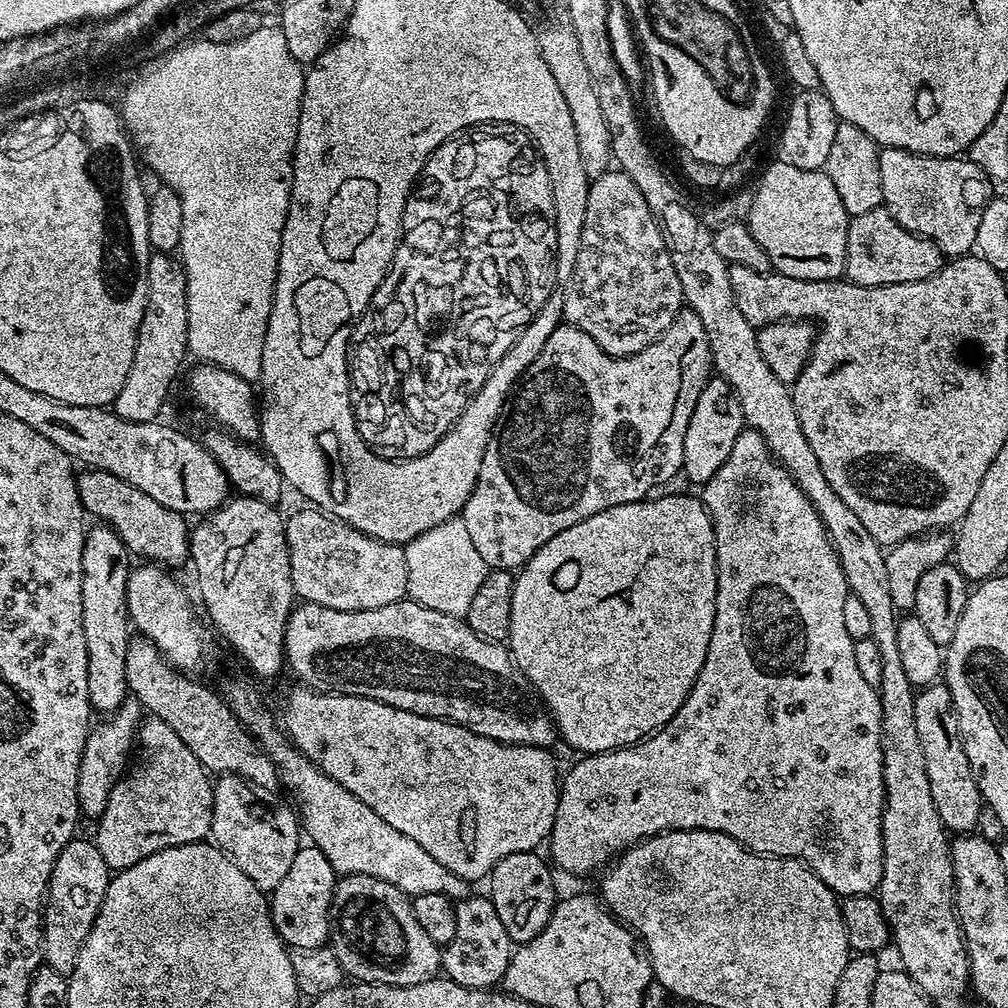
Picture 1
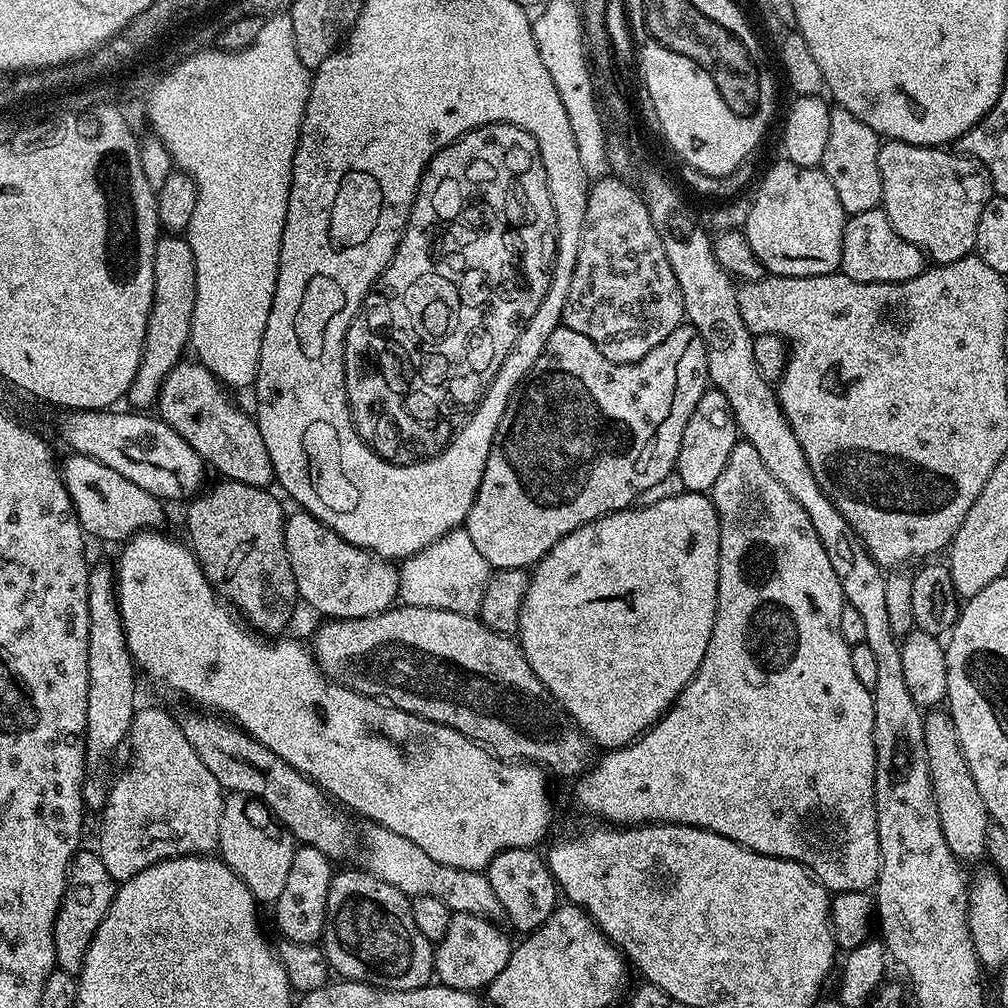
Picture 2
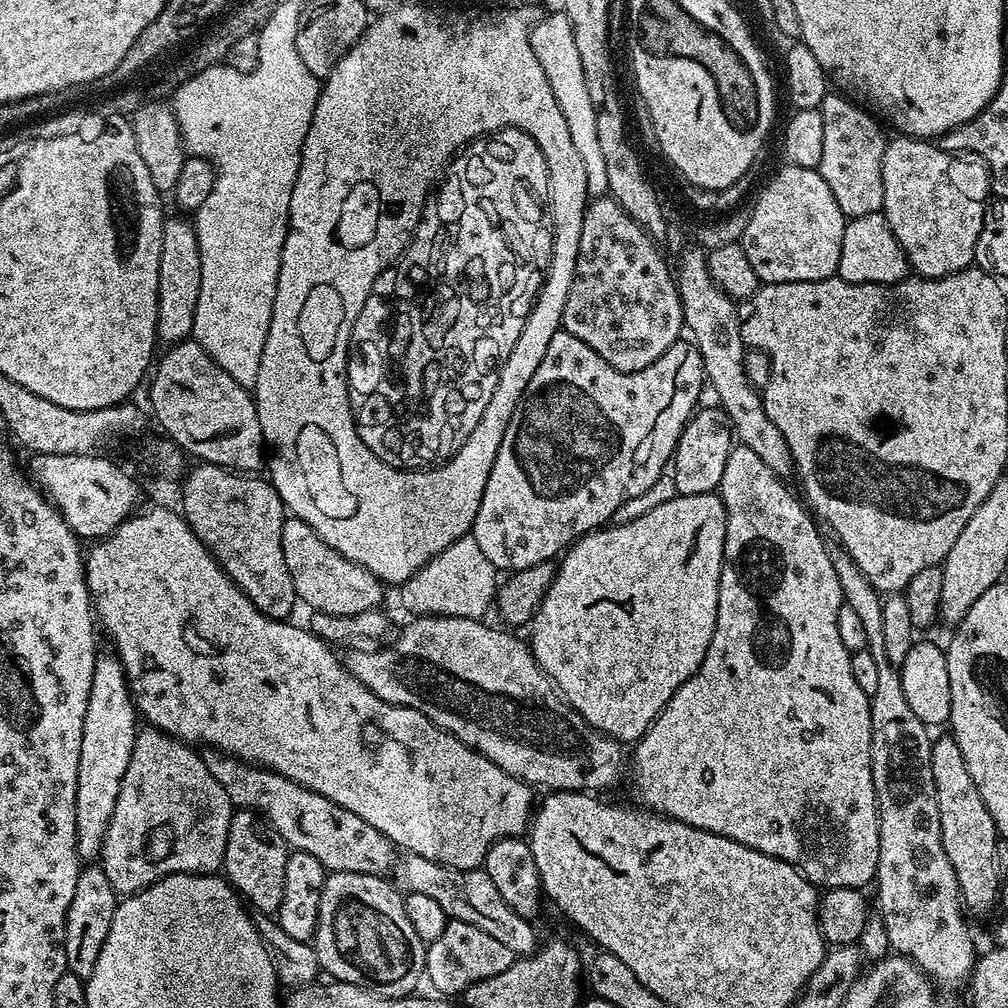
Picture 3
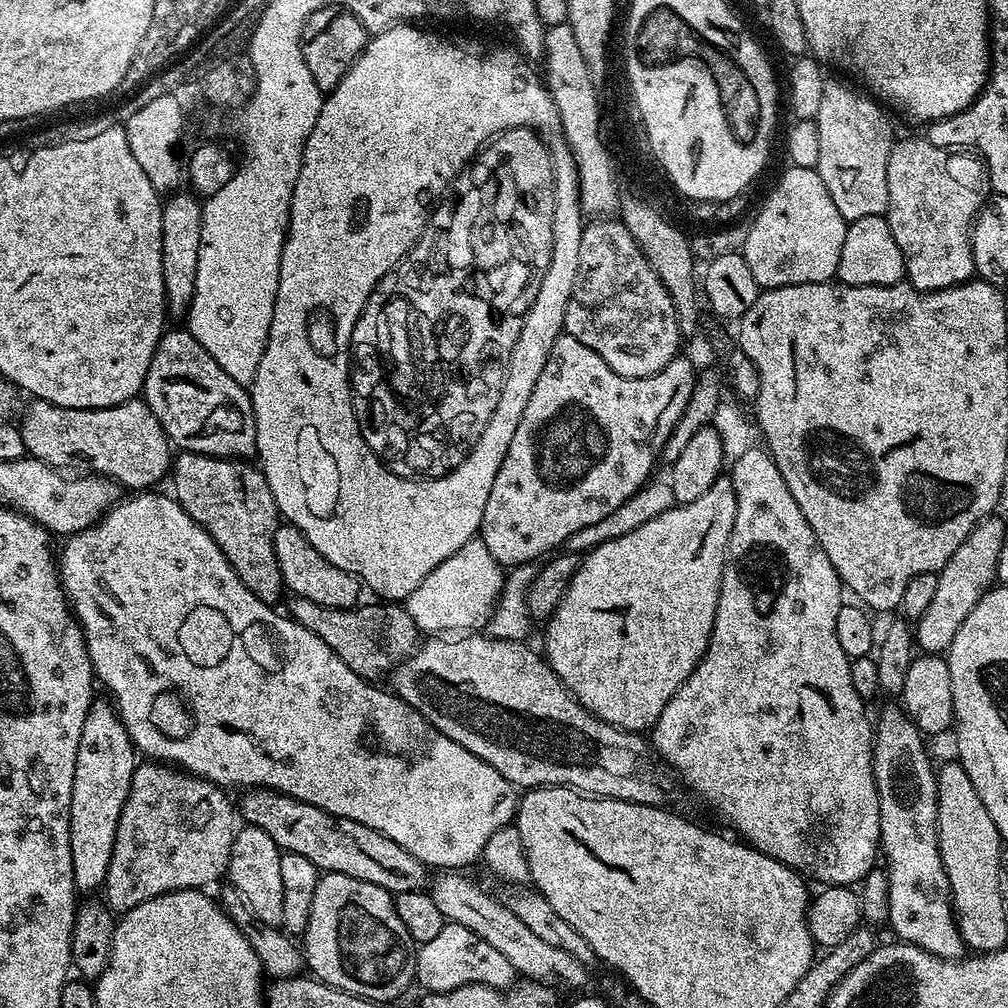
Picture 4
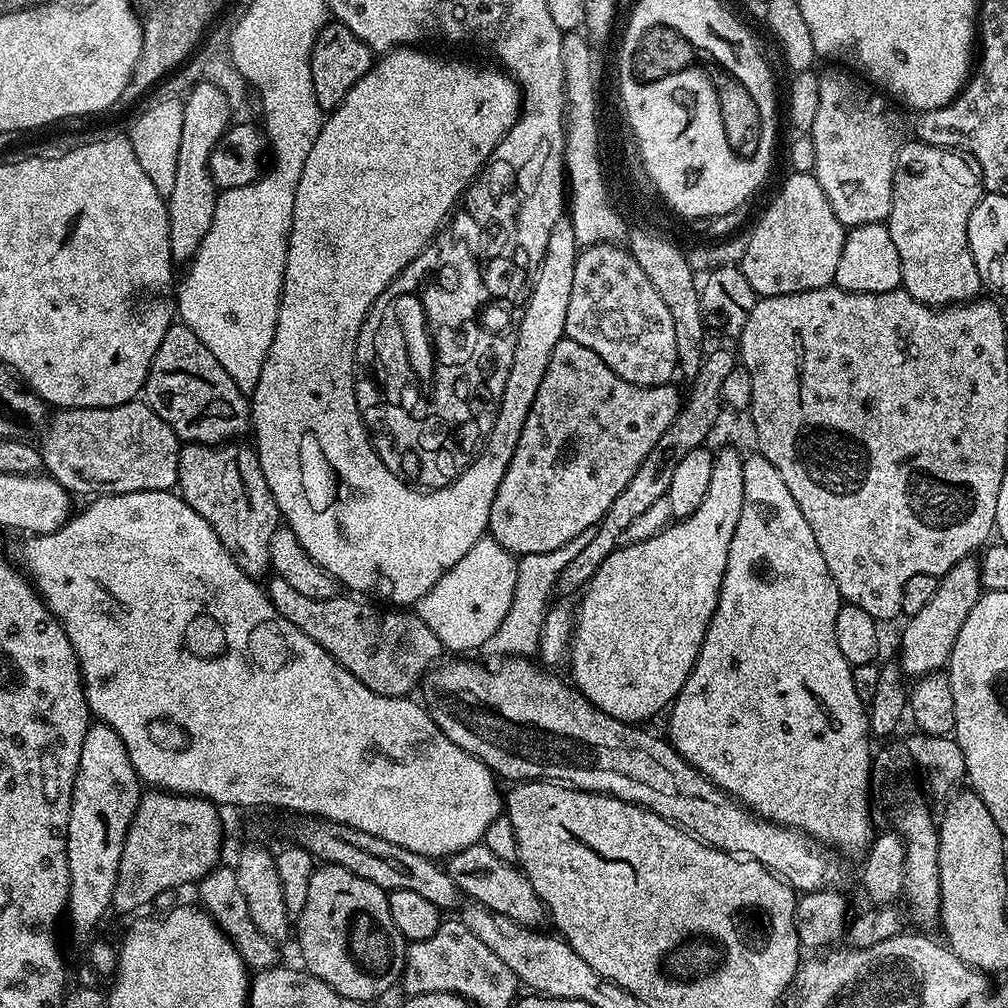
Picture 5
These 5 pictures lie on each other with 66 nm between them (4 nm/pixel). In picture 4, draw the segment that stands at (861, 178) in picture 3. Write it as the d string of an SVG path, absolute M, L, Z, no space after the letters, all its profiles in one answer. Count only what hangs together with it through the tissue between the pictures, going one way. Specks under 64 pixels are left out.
M829 79L815 117L818 130L815 169L822 182L826 182L826 190L830 190L830 198L834 198L834 206L838 206L838 214L849 222L887 213L886 162L890 162L894 143L889 113L871 95L860 92Z

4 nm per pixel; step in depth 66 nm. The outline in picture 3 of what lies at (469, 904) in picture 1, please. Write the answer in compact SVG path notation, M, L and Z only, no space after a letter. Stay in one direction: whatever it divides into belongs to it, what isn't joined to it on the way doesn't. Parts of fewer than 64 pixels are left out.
M449 919L446 930L438 937L438 942L427 945L424 953L424 975L427 983L437 988L437 993L445 997L455 997L462 994L479 980L494 978L494 974L502 974L512 964L514 953L498 938L486 934L486 930L478 930L478 926L470 926L470 922Z

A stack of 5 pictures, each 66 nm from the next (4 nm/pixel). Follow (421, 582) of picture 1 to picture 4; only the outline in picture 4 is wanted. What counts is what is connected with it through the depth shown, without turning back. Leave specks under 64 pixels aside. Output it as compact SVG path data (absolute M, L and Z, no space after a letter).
M474 538L462 546L462 550L454 550L446 562L438 562L426 578L408 595L408 599L403 601L403 608L408 611L410 618L414 618L416 627L424 634L468 634L473 630L480 630L487 625L493 614L493 609L497 600L501 597L504 586L505 569L486 550L486 542L479 538Z

